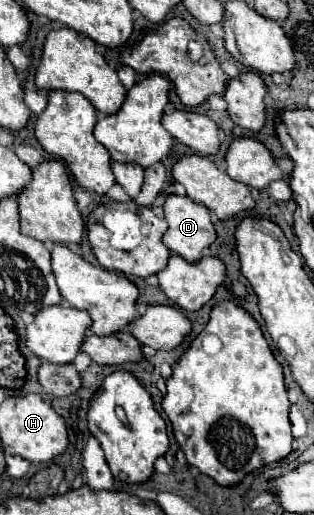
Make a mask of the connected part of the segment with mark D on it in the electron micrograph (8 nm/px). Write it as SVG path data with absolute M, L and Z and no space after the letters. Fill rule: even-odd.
M168 195L166 203L164 203L164 217L168 221L168 231L162 237L164 245L172 253L176 253L188 261L198 261L216 239L216 231L214 231L214 225L210 221L208 207L192 201L188 195Z

